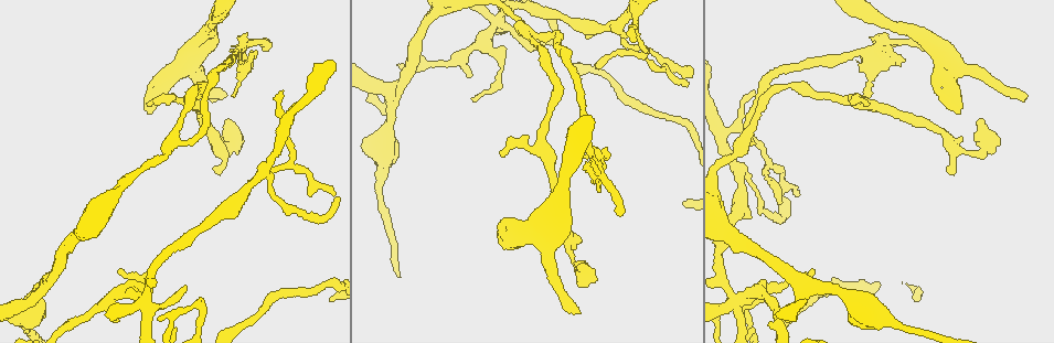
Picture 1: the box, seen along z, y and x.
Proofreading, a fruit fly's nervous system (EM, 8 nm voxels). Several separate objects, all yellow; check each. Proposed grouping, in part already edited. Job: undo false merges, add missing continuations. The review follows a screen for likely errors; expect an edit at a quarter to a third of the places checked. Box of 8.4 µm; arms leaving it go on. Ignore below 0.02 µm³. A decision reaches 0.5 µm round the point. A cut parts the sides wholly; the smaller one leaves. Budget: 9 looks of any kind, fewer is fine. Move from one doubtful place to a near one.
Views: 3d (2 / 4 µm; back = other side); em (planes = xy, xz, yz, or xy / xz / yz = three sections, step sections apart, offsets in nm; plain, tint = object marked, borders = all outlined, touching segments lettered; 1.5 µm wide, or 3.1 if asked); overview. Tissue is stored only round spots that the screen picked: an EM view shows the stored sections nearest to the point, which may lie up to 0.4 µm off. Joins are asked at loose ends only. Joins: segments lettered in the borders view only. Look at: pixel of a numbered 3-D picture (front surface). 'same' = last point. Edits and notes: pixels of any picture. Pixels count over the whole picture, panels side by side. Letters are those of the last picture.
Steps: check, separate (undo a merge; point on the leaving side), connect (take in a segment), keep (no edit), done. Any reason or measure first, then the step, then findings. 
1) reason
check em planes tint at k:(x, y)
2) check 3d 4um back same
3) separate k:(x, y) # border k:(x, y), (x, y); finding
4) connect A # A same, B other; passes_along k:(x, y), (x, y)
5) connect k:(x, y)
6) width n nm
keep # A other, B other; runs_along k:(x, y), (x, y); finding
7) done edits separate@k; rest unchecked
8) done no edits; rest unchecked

check 3d 2um at 1:(149, 105)

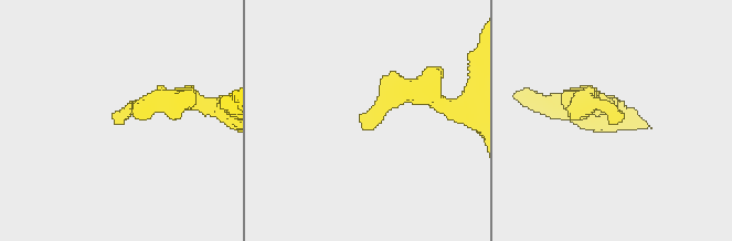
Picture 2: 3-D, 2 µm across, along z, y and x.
now the EM
check em xz step 4 tint at 2:(362, 129)

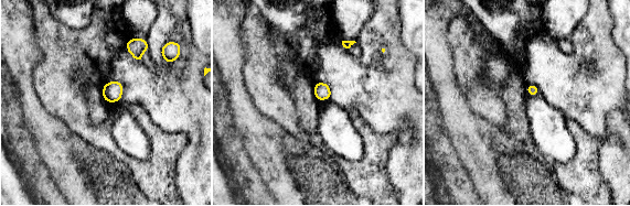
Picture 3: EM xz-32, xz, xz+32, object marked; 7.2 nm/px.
cut it another way
check em xy step 8 borders same

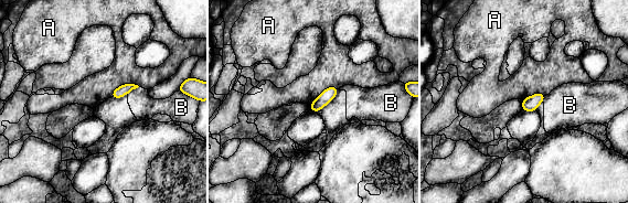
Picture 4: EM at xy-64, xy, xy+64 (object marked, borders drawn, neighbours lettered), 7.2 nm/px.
keep # A other, B other; none of them fits

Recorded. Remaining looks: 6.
branch stops here
check em xz step 8 tint at 1:(224, 96)

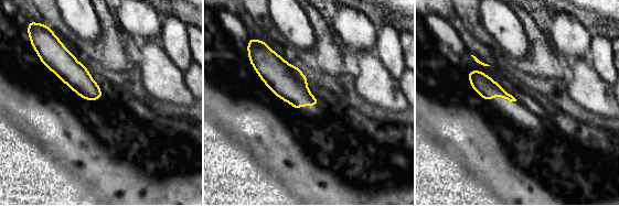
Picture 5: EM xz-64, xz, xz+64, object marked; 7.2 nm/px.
cut it another way
check em planes borders same

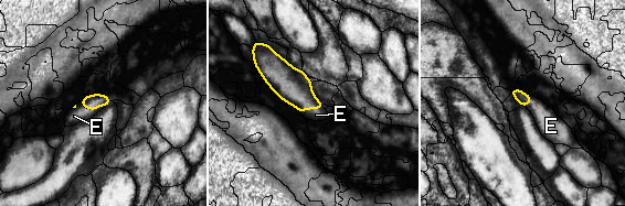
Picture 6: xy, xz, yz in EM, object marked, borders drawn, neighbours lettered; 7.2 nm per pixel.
longest_contact E 200 nm
connect E # E same; passes_along 6:(92, 101), (92, 110), (74, 116); it goes on there

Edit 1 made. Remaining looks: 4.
check overview

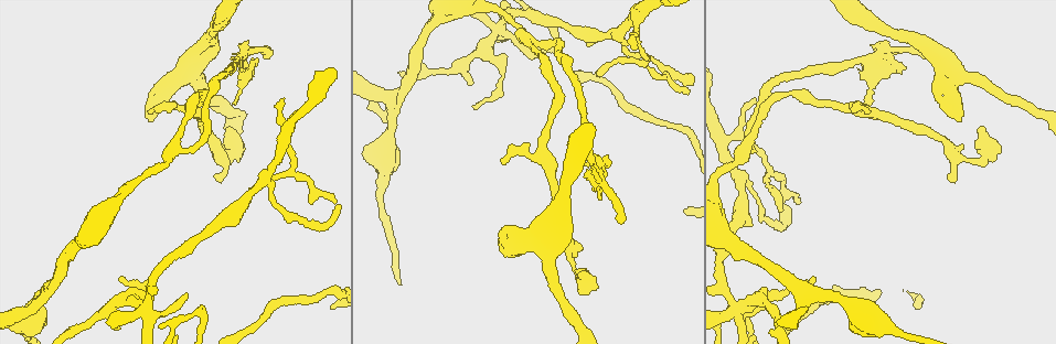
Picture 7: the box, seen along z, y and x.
free end
check em planes plain at 7:(149, 118)

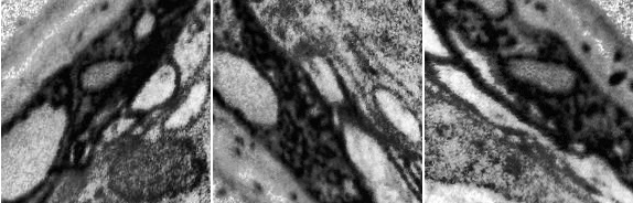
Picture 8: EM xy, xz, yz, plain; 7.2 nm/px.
where the object lies
check em planes tint same

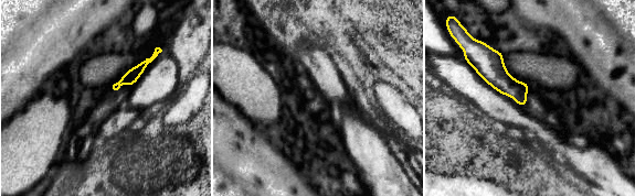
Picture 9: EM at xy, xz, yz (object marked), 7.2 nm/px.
what lies round it
check em planes borders same

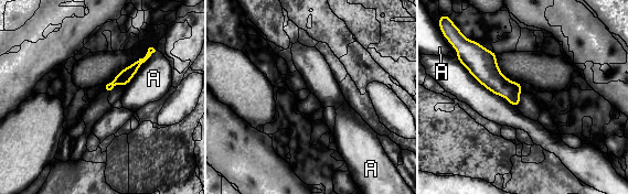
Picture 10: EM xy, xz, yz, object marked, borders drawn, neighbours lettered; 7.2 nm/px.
keep # A other; none of them fits

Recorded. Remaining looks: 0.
done edits connect@6; rest unchecked

